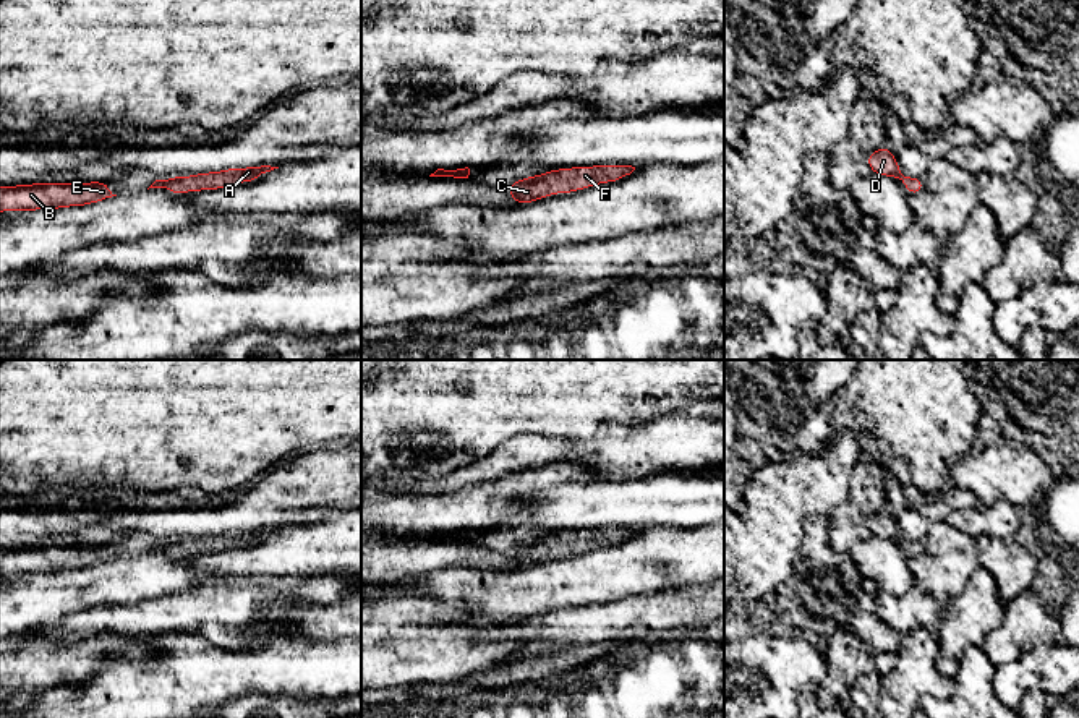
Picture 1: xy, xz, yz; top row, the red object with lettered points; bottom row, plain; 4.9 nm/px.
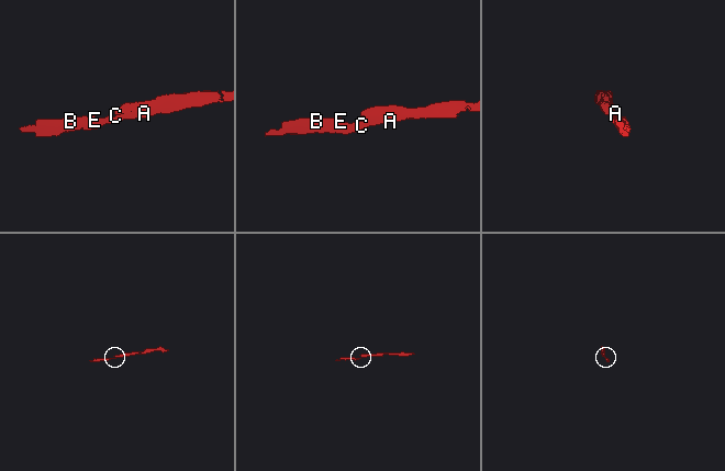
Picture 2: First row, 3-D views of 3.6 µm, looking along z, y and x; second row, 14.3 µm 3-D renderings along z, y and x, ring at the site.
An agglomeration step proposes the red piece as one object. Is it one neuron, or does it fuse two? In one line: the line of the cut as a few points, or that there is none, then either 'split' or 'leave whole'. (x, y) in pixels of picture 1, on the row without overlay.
no cut | leave whole

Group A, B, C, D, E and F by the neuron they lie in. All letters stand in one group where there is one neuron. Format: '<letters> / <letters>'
A B C D E F

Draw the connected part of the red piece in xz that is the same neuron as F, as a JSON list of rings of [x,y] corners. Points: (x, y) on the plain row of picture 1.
[[[596,528],[543,535],[541,540],[522,541],[504,551],[515,561],[515,569],[543,562],[551,556],[570,556],[604,545],[617,545],[635,533],[632,528]]]

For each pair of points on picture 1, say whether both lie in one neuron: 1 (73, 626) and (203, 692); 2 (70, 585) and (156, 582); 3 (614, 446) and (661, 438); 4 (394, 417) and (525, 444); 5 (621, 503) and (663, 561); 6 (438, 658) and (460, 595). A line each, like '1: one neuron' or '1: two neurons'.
1: two neurons
2: one neuron
3: one neuron
4: two neurons
5: two neurons
6: two neurons

